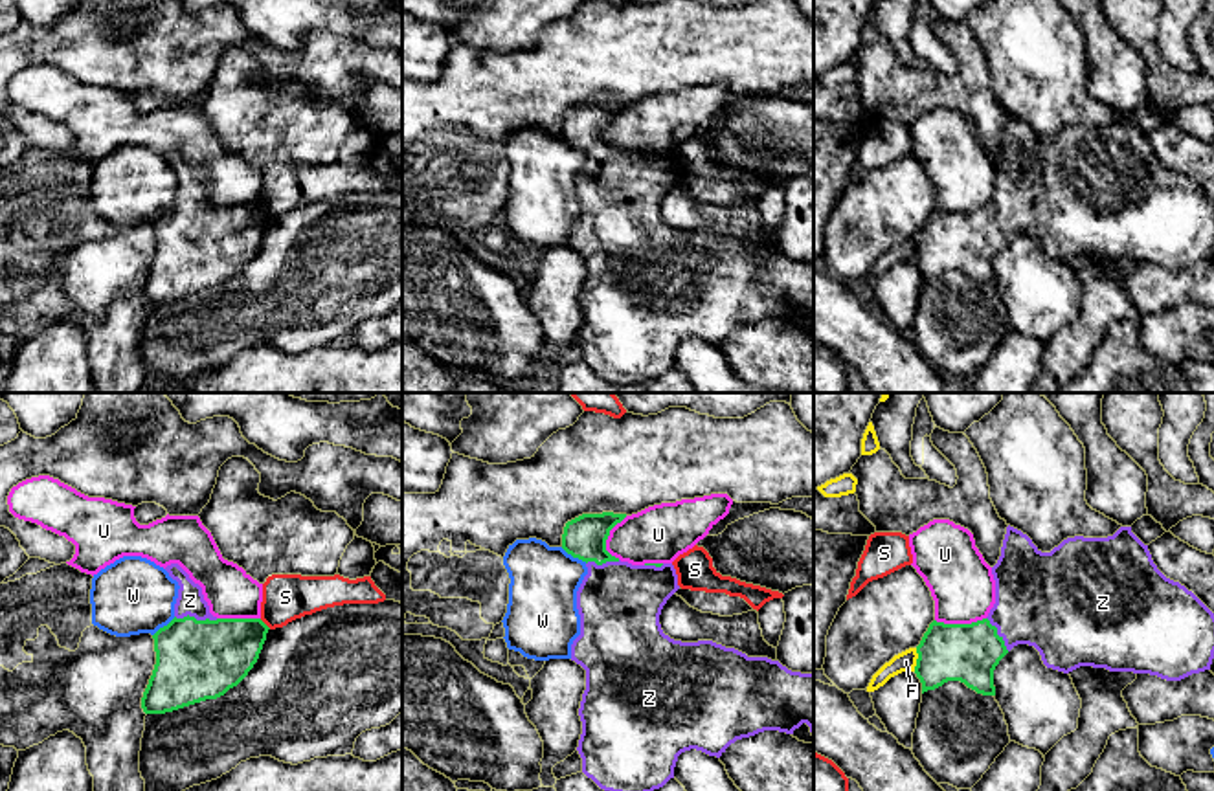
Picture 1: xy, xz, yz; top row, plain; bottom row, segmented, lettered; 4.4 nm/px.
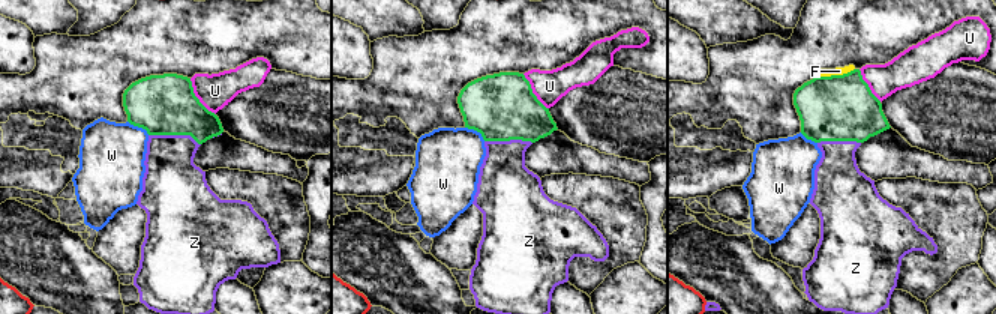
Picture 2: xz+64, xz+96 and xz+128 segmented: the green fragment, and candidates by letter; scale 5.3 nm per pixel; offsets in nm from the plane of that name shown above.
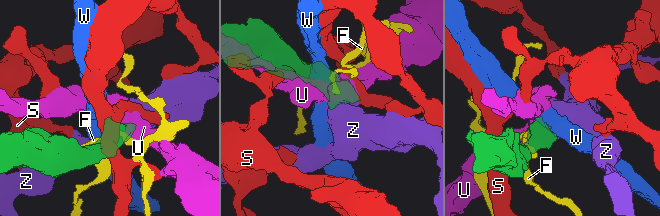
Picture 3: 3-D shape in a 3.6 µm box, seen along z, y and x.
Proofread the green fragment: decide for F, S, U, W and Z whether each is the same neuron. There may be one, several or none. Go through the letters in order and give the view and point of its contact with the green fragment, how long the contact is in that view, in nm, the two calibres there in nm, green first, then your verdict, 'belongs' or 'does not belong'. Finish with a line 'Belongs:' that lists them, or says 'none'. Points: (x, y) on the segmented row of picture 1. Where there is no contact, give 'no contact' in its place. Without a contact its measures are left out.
F: yz (917, 659) | 110 nm | 260/90 nm | does not belong
S: xy (263, 623) | 70 nm | 300/200 nm | does not belong
U: yz (959, 624) | 220 nm | 260/280 nm | does not belong
W: xz (573, 557) | 140 nm | 190/300 nm | does not belong
Z: xy (195, 619) | 190 nm | 360/120 nm | belongs
Belongs: Z

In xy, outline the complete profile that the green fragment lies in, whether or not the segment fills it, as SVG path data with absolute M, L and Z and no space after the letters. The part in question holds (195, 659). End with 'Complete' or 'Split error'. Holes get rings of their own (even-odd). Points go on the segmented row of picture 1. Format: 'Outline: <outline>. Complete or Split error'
Outline: M178 563L167 565L165 571L178 582L180 589L174 618L152 635L156 664L141 697L145 714L165 714L224 696L253 668L270 629L261 618L213 617L202 587Z. Split error

